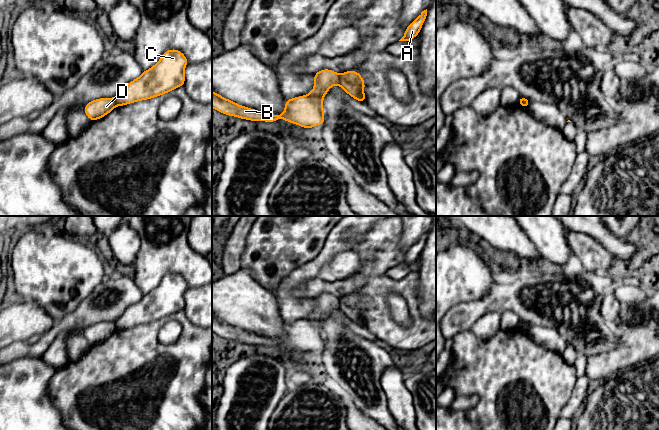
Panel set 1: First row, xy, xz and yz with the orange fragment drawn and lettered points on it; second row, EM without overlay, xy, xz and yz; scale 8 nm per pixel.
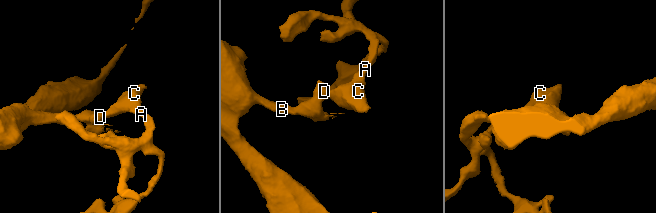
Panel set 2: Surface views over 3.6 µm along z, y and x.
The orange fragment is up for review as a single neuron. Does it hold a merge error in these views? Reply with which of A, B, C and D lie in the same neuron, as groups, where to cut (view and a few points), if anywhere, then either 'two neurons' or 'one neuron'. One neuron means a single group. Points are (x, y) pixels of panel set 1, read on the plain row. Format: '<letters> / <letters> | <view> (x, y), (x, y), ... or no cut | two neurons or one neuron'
A C / B D | xz (340, 298), (338, 307) | two neurons

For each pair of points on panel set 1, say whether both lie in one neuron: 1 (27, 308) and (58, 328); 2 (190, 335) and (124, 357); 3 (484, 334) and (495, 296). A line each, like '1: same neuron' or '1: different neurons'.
1: different neurons
2: same neuron
3: different neurons

